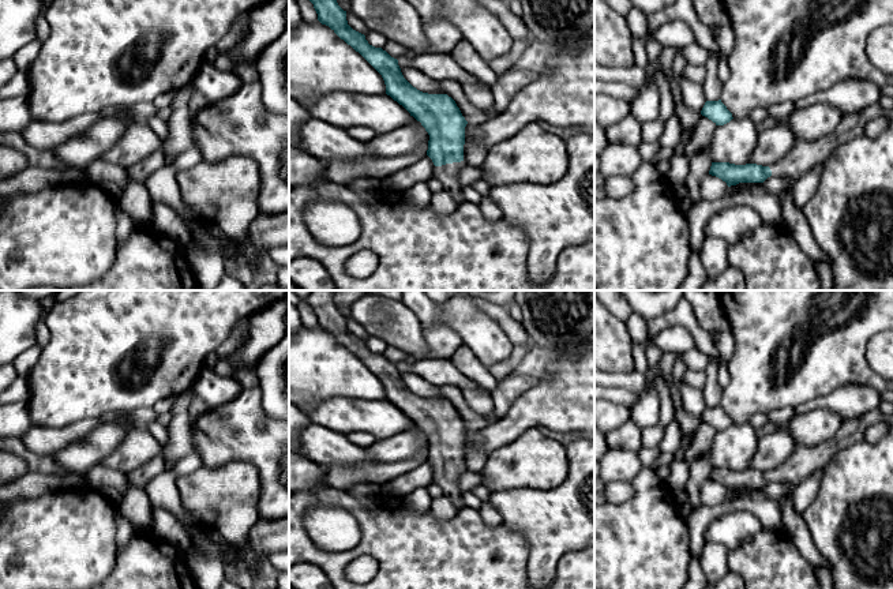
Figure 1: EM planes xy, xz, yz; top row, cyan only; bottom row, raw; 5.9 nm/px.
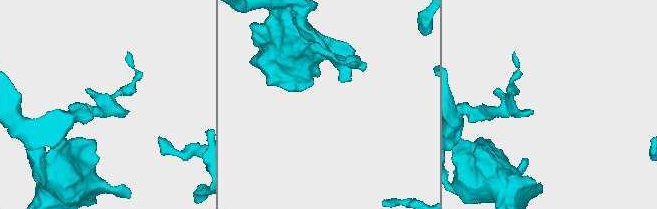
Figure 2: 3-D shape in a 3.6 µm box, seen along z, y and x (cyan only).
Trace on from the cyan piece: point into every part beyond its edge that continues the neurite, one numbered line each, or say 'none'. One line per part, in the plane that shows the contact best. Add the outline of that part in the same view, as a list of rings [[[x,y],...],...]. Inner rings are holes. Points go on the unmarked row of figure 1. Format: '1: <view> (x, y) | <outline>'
1: xz (449, 480) | [[[465,466],[435,472],[434,481],[442,488],[443,495],[450,498],[454,504],[461,510],[465,507],[462,491],[459,489],[459,476]]]

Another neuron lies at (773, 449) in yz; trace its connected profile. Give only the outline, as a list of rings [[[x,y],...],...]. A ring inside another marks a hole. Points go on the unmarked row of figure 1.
[[[777,429],[758,440],[757,450],[750,461],[750,469],[772,472],[792,458],[796,443],[787,429]]]

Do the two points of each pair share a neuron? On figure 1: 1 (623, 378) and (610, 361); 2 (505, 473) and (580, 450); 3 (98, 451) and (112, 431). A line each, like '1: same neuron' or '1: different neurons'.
1: different neurons
2: different neurons
3: same neuron

